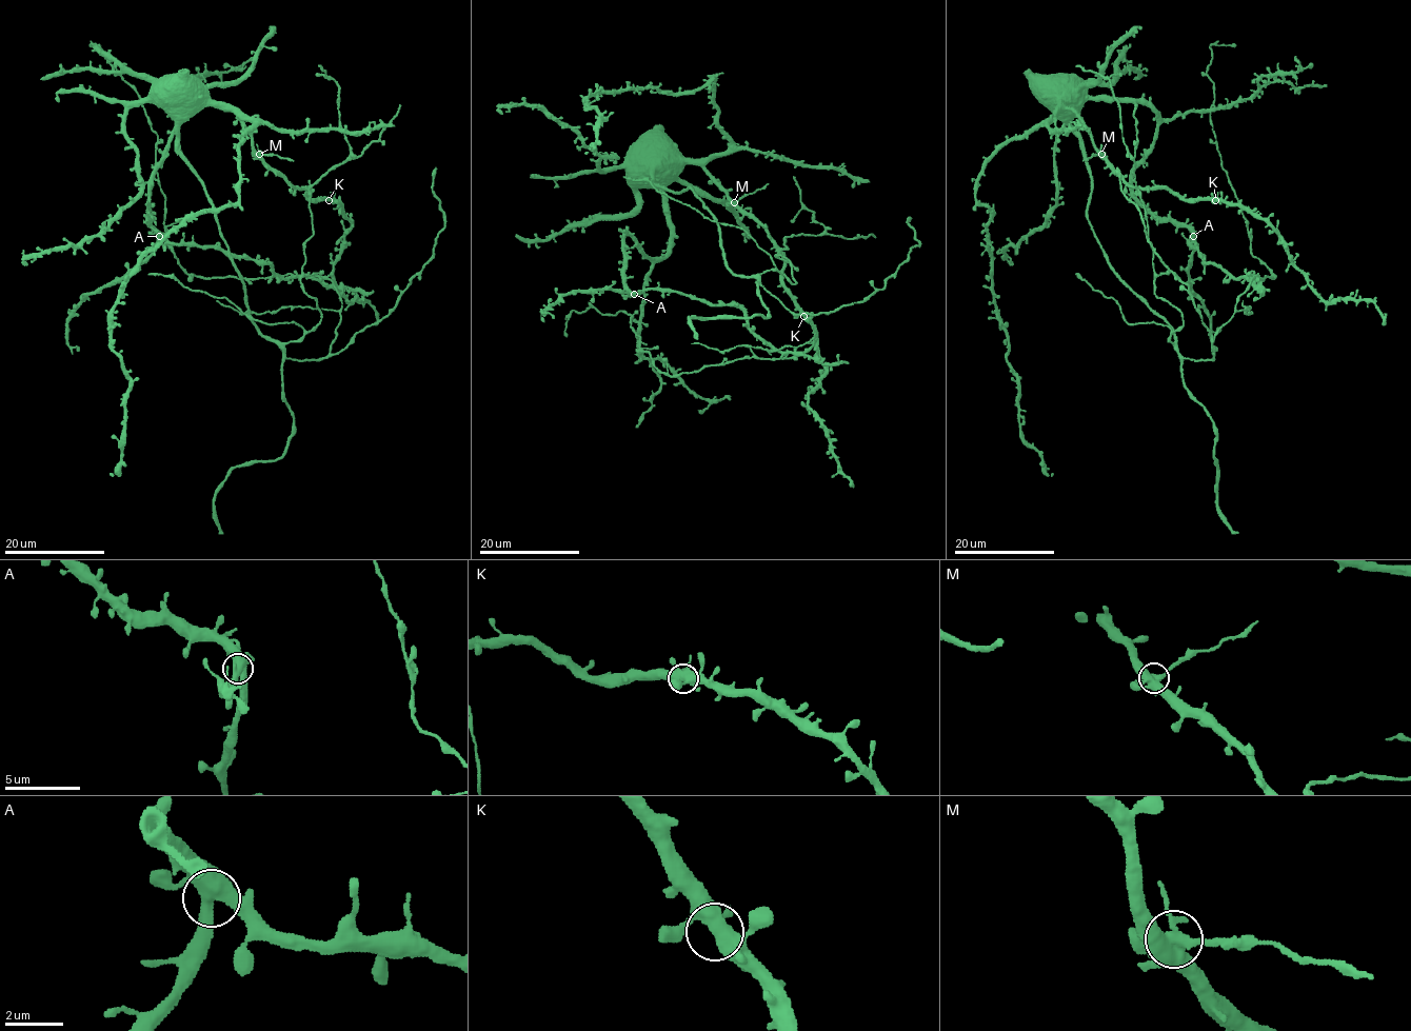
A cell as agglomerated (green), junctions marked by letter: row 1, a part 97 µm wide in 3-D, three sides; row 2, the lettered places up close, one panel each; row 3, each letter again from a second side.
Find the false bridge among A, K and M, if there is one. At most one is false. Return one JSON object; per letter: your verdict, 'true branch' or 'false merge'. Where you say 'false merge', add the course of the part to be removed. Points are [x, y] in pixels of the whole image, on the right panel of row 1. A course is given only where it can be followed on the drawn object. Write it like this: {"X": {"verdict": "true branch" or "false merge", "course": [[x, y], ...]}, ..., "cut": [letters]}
{"A": {"verdict": "true branch"}, "K": {"verdict": "true branch"}, "M": {"verdict": "false merge", "course": [[1101, 154], [1094, 154], [1082, 161]]}, "cut": ["M"]}

